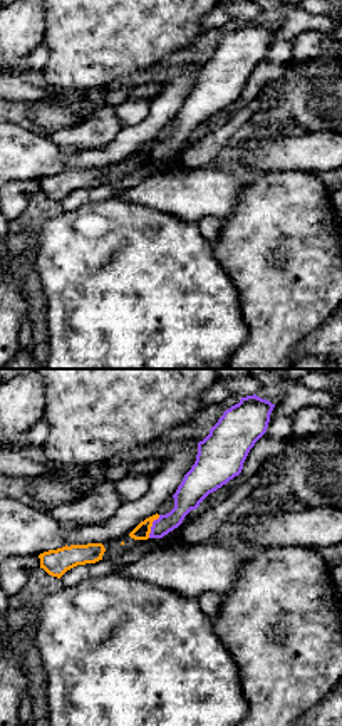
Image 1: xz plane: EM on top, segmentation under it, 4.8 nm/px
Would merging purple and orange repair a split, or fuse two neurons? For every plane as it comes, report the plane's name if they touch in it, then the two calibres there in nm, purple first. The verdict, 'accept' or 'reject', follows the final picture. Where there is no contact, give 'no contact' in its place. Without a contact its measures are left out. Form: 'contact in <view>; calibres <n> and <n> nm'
contact in xz; calibres 140 and 80 nm

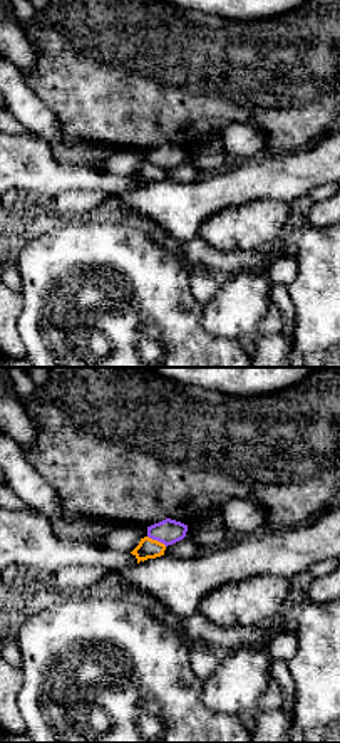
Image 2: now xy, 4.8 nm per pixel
contact in xy; calibres 120 and 100 nm

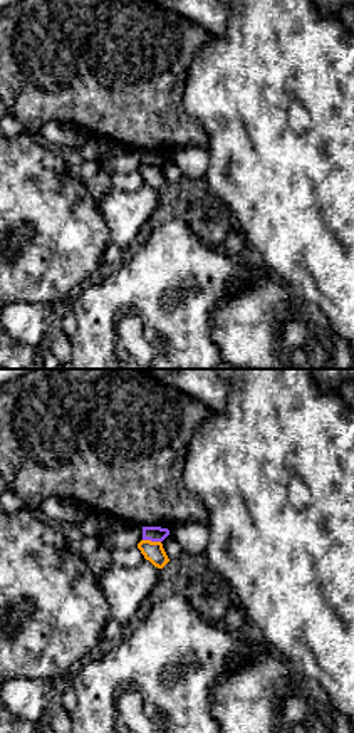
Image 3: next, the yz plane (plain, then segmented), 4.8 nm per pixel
contact in yz; calibres 80 and 100 nm

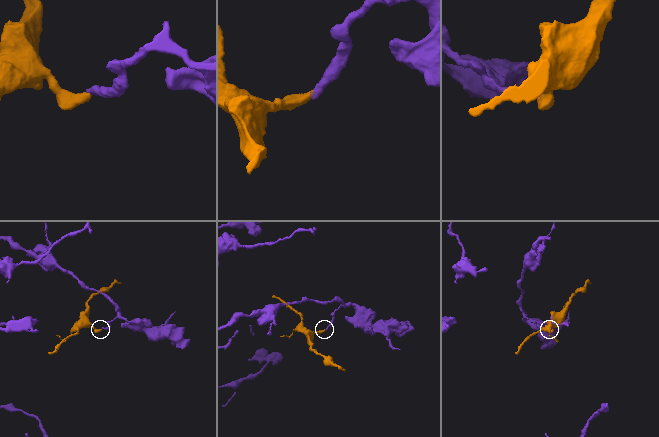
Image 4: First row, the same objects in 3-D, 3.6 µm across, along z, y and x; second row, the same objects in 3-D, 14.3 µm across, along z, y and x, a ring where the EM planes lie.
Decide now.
reject

